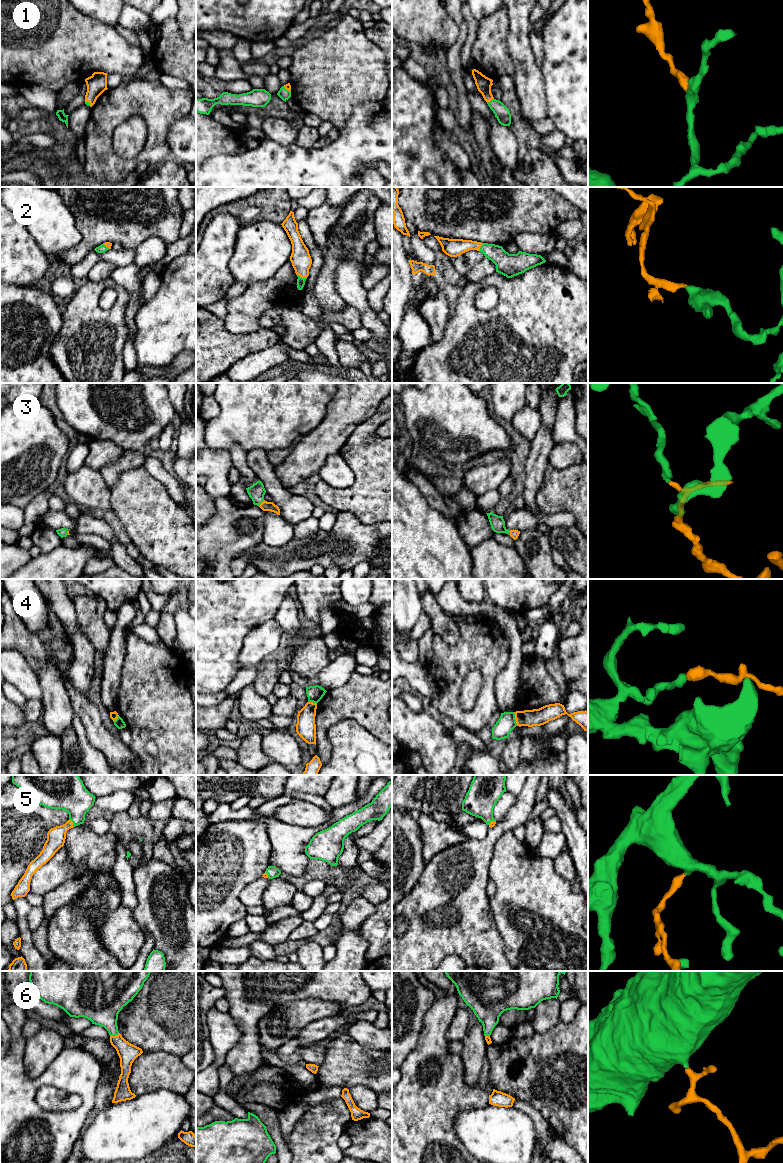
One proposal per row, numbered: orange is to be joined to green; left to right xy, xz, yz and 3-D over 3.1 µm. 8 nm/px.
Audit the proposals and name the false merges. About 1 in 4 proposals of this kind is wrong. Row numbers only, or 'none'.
4

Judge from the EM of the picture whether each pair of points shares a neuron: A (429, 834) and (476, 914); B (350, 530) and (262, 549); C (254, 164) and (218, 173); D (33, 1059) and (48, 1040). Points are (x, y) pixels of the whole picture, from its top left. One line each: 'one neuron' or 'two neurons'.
A: two neurons
B: one neuron
C: one neuron
D: one neuron

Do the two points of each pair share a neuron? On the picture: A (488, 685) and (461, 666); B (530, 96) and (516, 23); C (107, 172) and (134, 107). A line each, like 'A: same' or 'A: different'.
A: same
B: same
C: same

